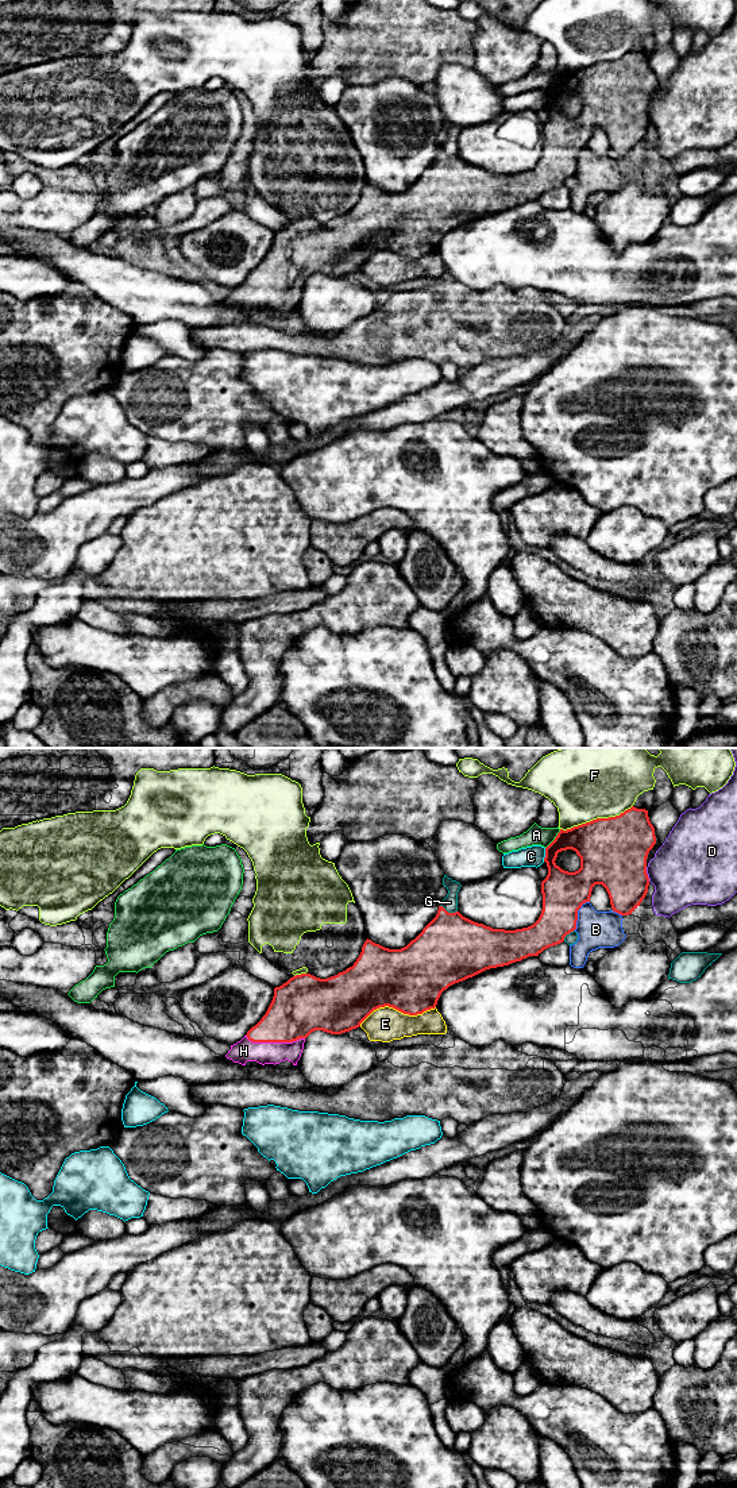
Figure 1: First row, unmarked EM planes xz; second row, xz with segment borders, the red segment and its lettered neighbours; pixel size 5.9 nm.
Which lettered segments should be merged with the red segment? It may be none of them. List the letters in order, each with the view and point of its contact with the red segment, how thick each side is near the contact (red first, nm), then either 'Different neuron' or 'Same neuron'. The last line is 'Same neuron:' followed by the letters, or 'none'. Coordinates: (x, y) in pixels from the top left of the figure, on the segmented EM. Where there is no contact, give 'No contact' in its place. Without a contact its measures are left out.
A: Touches red at xz (555, 839). Thickness 280 nm (red) against 120 nm. Different neuron
B: Touches red at xz (577, 914). Thickness 260 nm (red) against 220 nm. Different neuron
C: Touches red at xz (546, 855). Thickness 260 nm (red) against 130 nm. Different neuron
D: Touches red at xz (647, 874). Thickness 400 nm (red) against 420 nm. Different neuron
E: Touches red at xz (397, 1009). Thickness 380 nm (red) against 200 nm. Different neuron
F: Touches red at xz (597, 818). Thickness 400 nm (red) against 500 nm. Different neuron
G: Touches red at xz (447, 912). Thickness 400 nm (red) against 90 nm. Different neuron
H: Touches red at xz (274, 1041). Thickness 320 nm (red) against 140 nm. Same neuron
Same neuron: H

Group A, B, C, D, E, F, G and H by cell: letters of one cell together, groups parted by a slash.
A / B / C / D / E / F / G / H

